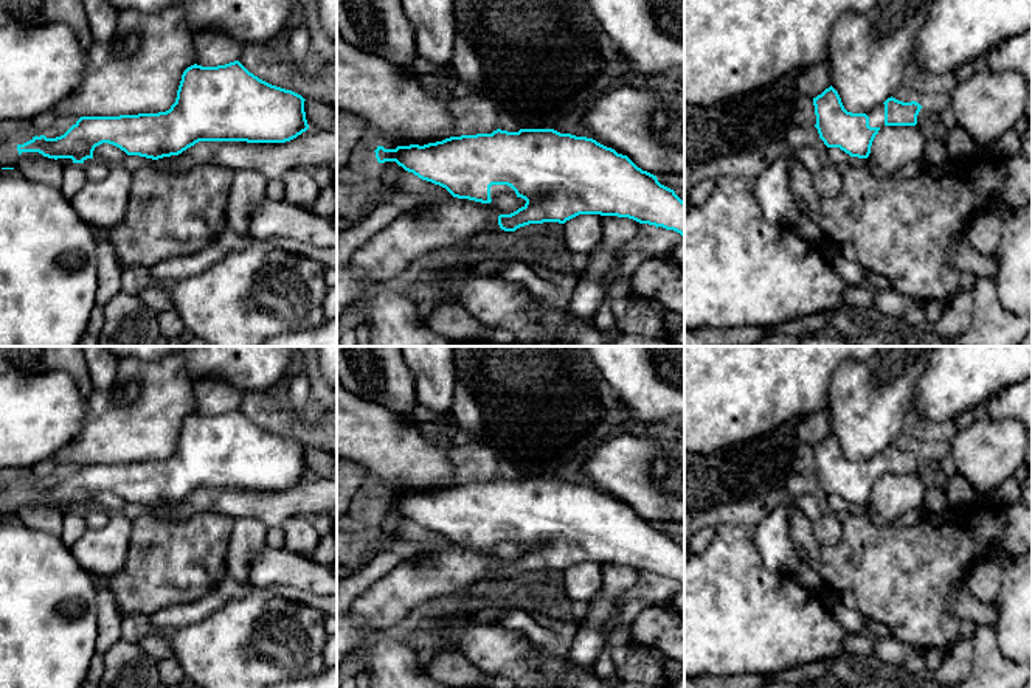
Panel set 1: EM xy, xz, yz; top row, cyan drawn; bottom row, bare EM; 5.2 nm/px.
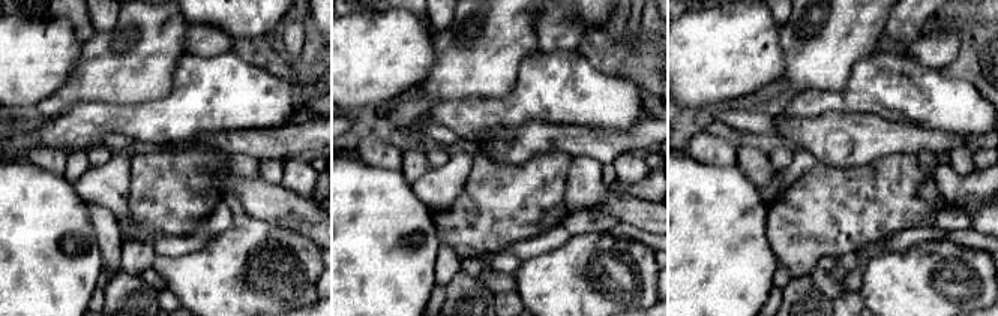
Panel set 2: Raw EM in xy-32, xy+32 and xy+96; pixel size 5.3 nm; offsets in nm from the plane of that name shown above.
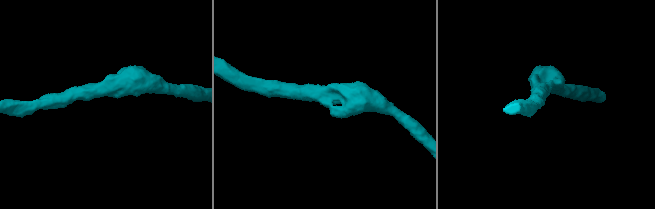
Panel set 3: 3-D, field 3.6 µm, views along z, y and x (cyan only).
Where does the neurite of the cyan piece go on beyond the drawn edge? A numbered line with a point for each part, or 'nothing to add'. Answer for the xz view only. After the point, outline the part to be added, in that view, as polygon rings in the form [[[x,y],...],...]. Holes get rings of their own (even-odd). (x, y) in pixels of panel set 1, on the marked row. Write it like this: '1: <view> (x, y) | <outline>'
1: xz (495, 190) | [[[492,185],[490,186],[490,199],[497,199],[504,194],[517,197],[515,191],[507,185]]]

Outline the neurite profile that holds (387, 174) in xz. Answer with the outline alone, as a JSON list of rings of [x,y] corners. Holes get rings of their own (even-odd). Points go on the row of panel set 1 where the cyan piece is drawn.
[[[396,162],[379,163],[374,175],[376,183],[379,188],[390,189],[399,180],[402,172],[405,172],[405,169]]]

